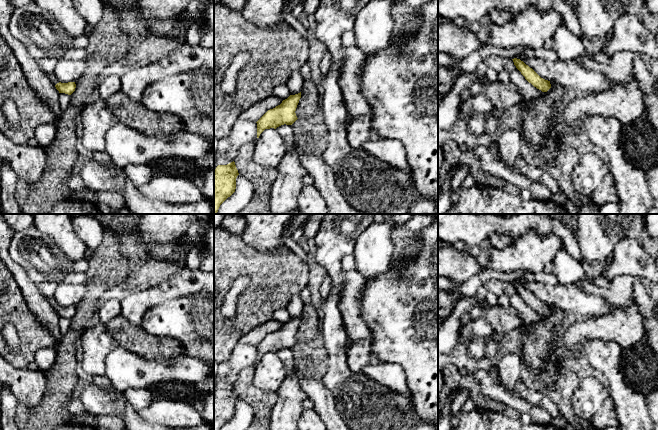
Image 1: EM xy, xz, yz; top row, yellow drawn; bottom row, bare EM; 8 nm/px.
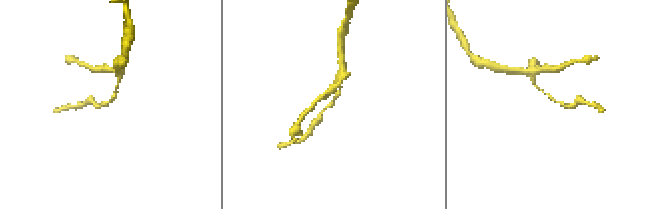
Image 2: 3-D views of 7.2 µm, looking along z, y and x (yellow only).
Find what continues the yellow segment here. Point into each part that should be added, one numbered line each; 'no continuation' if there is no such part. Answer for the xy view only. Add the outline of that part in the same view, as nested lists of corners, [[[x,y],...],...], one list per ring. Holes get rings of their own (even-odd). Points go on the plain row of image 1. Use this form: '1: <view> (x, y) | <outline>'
no continuation

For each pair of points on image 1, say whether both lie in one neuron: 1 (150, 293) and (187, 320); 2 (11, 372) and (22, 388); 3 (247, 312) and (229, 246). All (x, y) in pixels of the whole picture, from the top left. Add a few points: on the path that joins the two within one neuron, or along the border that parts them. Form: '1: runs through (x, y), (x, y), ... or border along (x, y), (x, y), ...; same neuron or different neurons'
1: border along (185, 295), (164, 299), (155, 303), (143, 315); different neurons
2: runs through (12, 376), (20, 384); same neuron
3: runs through (256, 296), (256, 273), (245, 262); same neuron

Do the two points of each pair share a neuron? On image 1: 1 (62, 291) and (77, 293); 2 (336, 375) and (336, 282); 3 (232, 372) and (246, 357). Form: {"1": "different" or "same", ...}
{"1": "same", "2": "same", "3": "same"}

